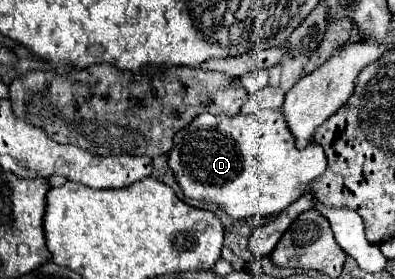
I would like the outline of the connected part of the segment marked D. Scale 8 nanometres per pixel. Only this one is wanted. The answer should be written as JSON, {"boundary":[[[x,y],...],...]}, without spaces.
{"boundary":[[[280,111],[234,117],[202,113],[174,135],[168,165],[186,197],[216,205],[234,219],[250,219],[276,215],[302,197],[310,181],[326,171],[326,155],[316,143],[298,151]]]}

